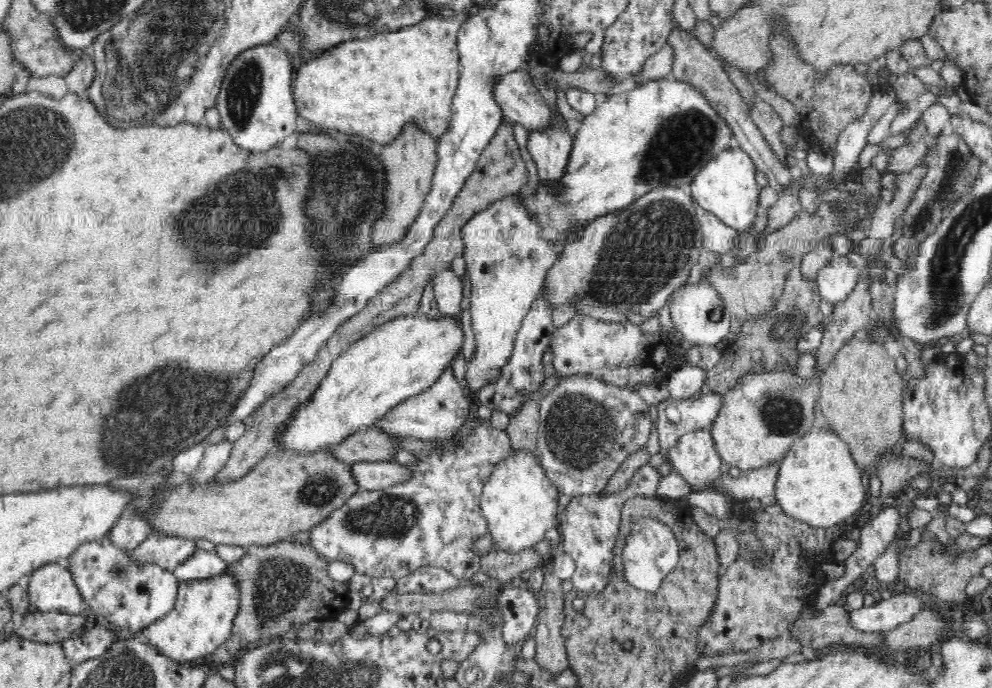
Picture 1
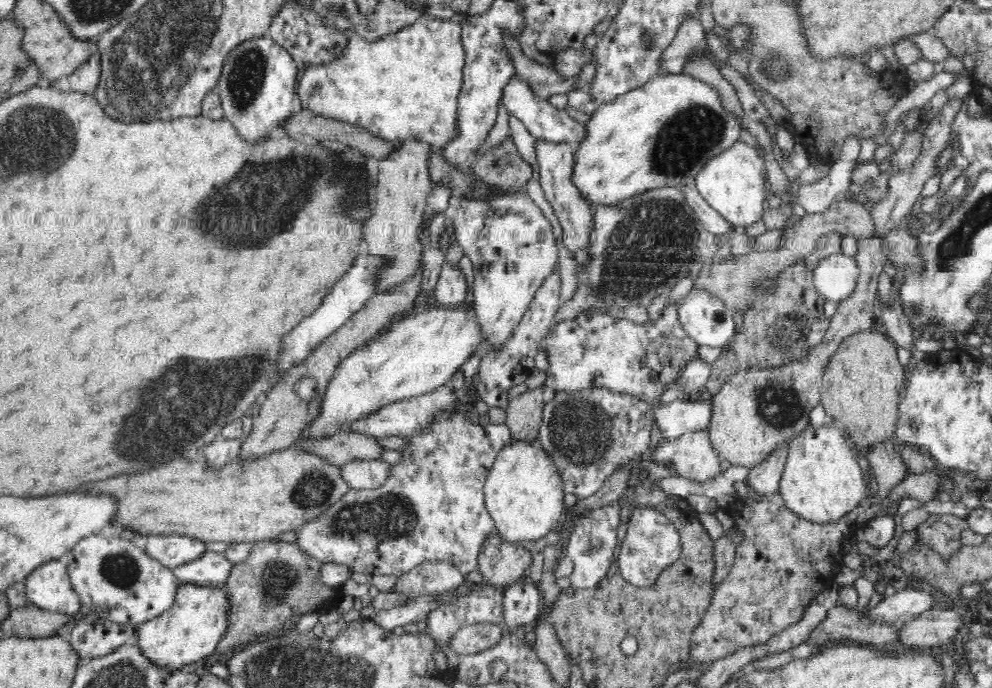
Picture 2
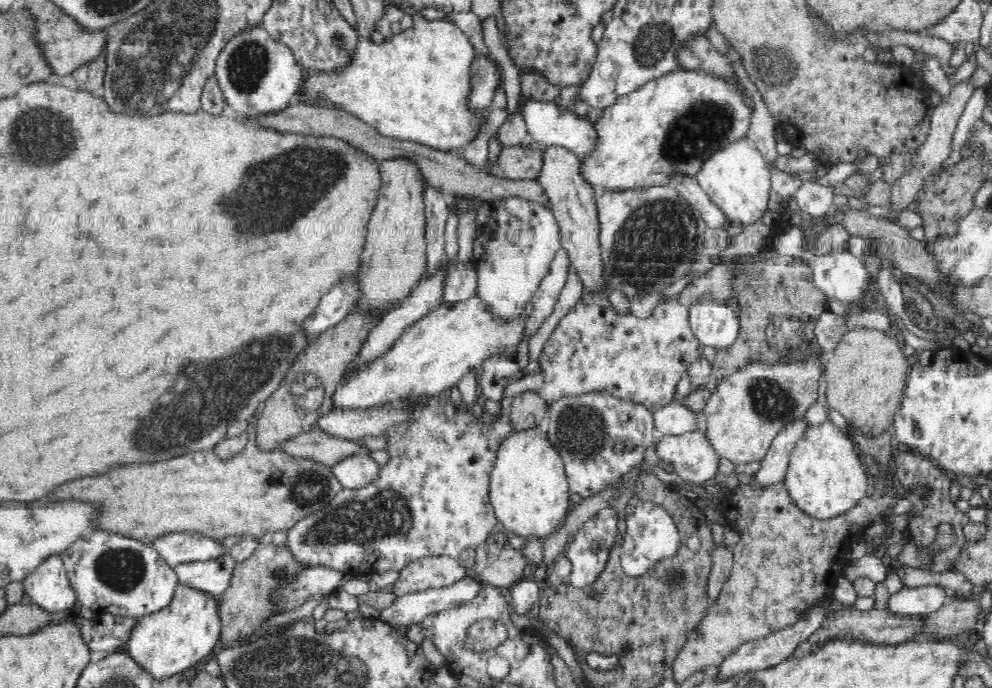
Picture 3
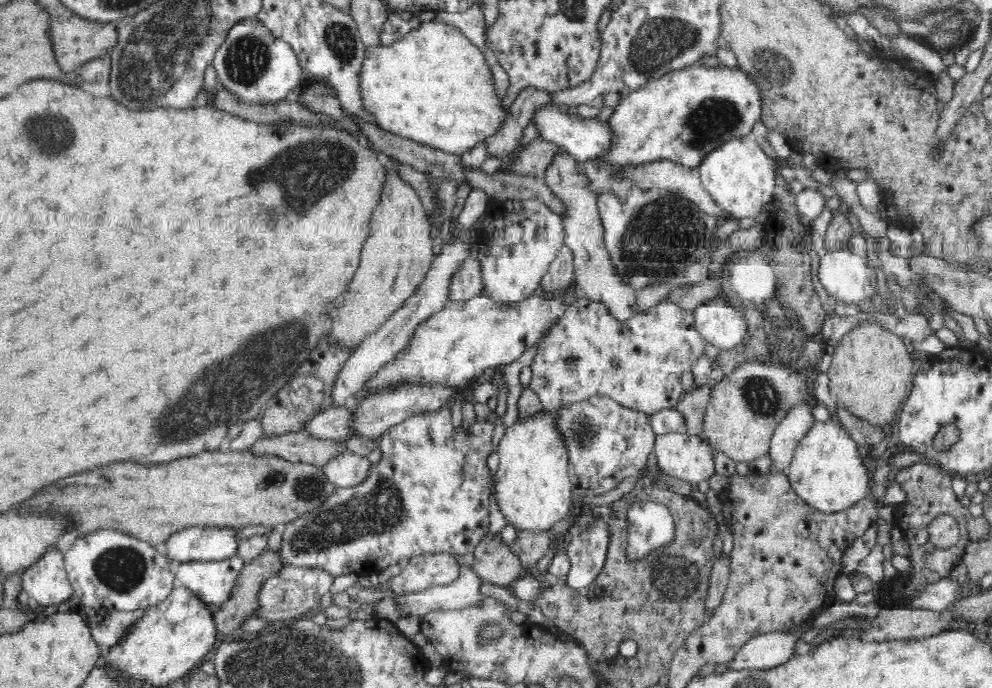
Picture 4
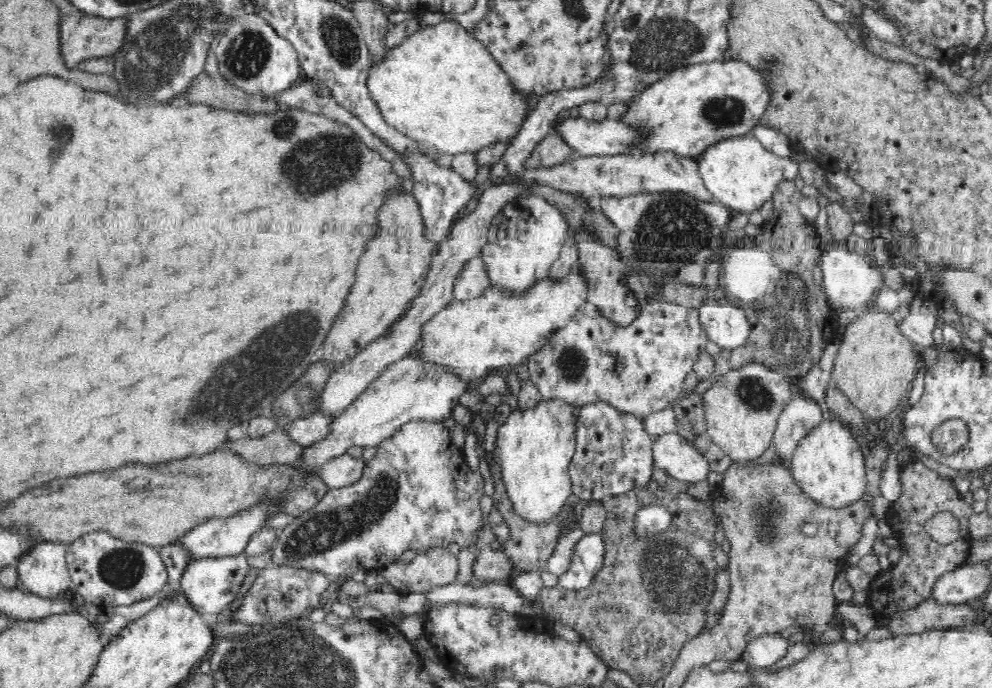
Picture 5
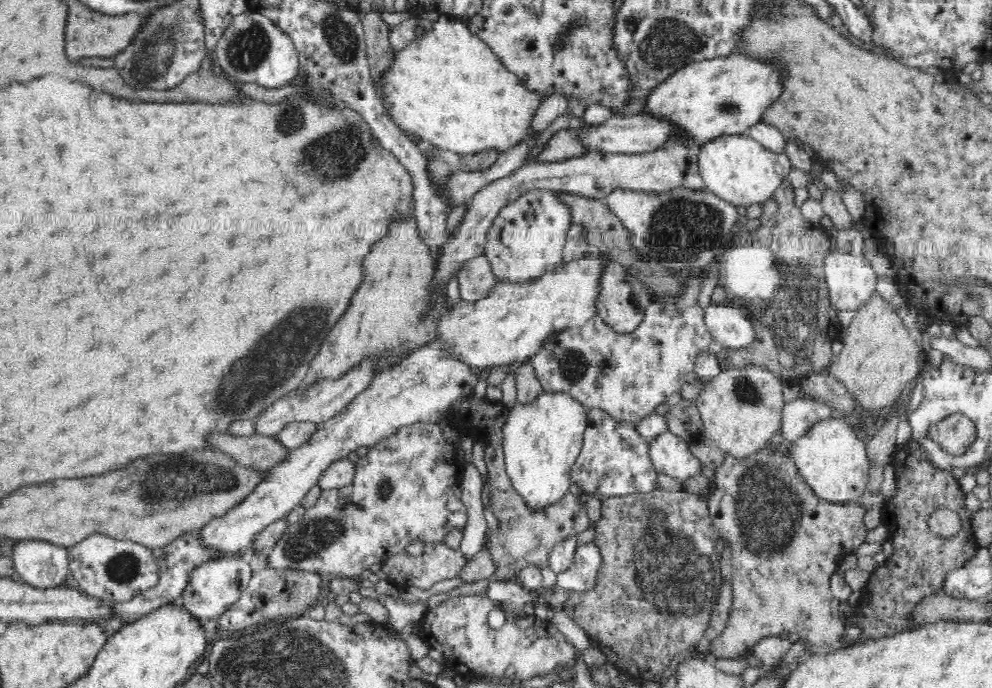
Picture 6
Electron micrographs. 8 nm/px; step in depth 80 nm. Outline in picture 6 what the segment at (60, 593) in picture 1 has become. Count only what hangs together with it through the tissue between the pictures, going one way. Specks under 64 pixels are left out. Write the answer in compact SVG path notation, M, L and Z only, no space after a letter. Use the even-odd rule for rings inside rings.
M23 539L15 541L11 557L14 576L37 587L51 587L69 580L69 553L51 542Z

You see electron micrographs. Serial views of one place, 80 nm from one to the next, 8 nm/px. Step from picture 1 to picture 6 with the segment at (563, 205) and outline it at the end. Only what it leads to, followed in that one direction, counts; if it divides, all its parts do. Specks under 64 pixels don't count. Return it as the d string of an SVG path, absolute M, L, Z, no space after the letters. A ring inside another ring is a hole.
M736 51L725 57L702 59L677 70L658 85L657 89L646 98L646 107L643 112L670 118L670 121L682 126L686 133L686 136L682 136L681 142L698 148L702 143L717 136L746 134L747 128L760 121L768 106L782 96L786 76L788 76L786 66L778 62L776 58L764 59Z

